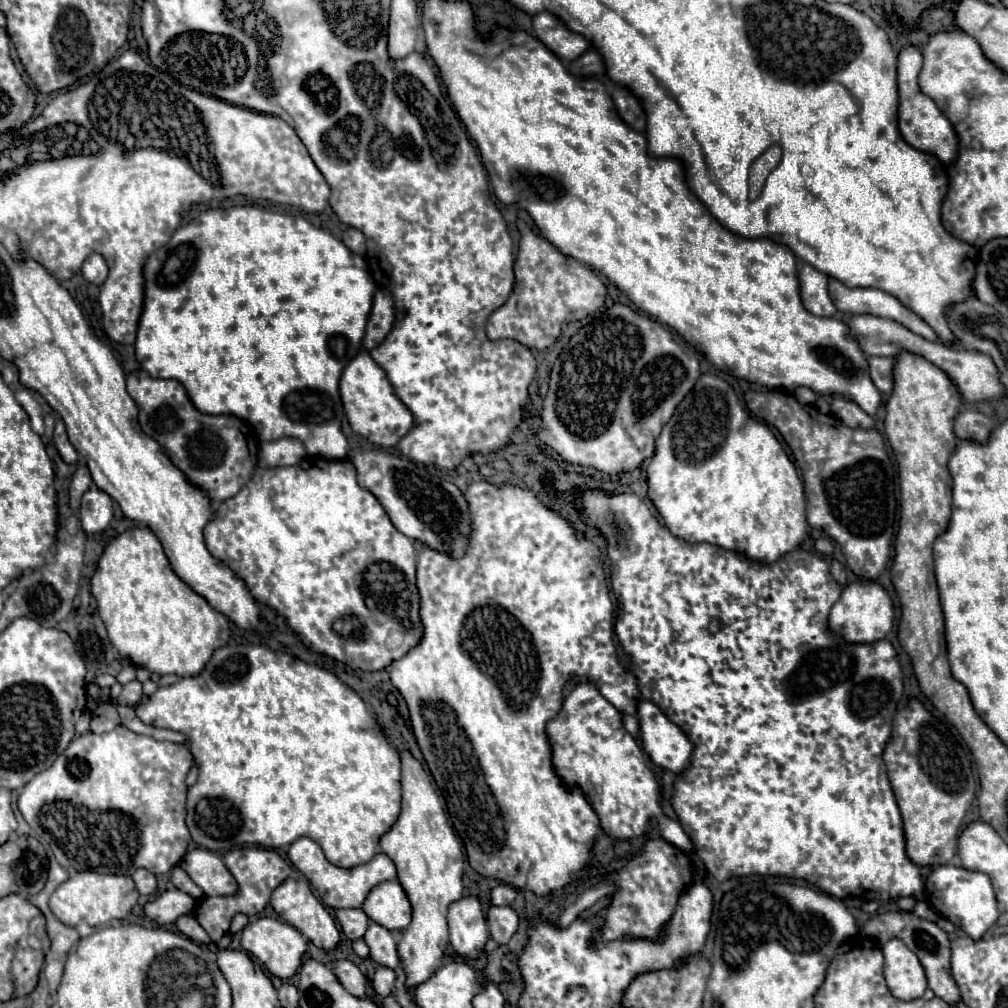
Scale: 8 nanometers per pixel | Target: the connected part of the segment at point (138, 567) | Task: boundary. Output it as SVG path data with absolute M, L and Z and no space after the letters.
M149 527L129 529L103 549L97 571L91 577L91 593L97 599L97 609L107 627L113 647L133 663L147 667L151 673L175 673L179 677L199 675L213 651L223 647L231 635L229 619L223 613L215 611L201 595L197 595L173 573L159 539Z

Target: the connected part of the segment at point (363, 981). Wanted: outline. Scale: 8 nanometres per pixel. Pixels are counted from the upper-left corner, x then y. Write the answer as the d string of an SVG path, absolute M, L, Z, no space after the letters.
M333 961L331 967L333 967L337 979L341 981L341 985L351 995L357 995L359 999L367 997L367 977L359 971L357 965L353 965L351 961Z

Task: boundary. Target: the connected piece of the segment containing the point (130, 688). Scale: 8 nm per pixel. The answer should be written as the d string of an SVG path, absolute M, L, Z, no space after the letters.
M135 679L135 681L131 681L131 683L127 683L125 687L123 687L123 691L121 691L121 695L117 697L117 701L121 701L121 703L127 703L127 705L137 705L139 701L141 701L141 695L143 695L143 691L141 691L141 683Z

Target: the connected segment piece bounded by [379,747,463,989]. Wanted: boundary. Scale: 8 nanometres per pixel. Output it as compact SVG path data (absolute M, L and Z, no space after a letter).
M399 747L401 755L401 813L395 825L381 837L379 845L395 861L397 879L403 885L411 905L413 919L399 939L399 957L407 973L407 987L417 987L441 965L449 943L447 907L463 895L463 847L434 789L429 774L409 749Z

